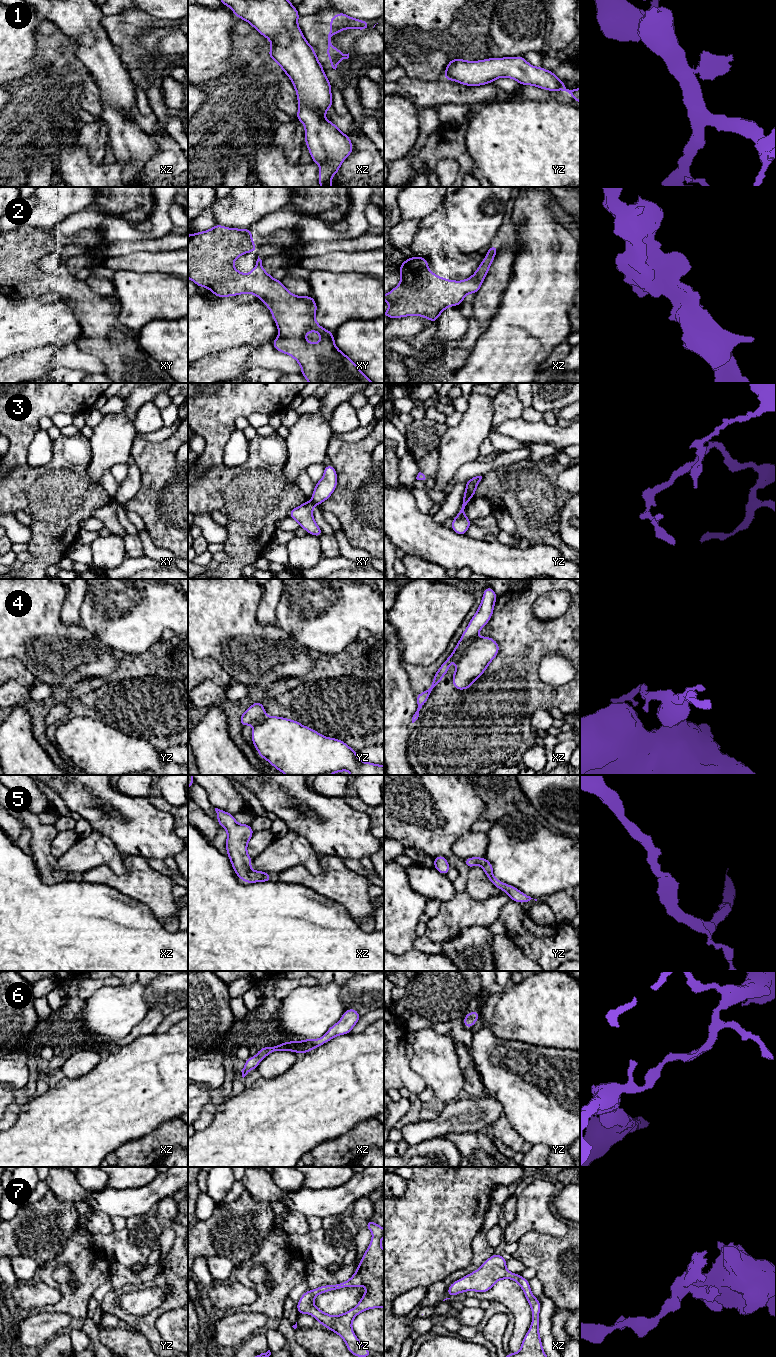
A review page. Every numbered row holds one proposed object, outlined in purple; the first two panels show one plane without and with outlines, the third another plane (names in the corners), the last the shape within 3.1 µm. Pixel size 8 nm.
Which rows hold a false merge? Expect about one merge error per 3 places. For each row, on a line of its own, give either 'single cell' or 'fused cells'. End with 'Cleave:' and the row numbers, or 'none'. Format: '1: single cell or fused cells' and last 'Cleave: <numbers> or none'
1: fused cells
2: single cell
3: fused cells
4: single cell
5: single cell
6: single cell
7: single cell
Cleave: 1, 3

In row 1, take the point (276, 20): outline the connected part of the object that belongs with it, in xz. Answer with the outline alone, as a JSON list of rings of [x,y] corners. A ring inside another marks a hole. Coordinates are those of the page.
[[[220,0],[229,6],[240,19],[250,23],[259,34],[268,38],[272,48],[269,57],[275,60],[290,78],[299,104],[296,118],[305,126],[305,144],[313,163],[320,165],[320,187],[333,187],[332,177],[339,171],[342,162],[353,152],[352,142],[347,134],[325,119],[326,111],[333,107],[331,84],[322,64],[317,60],[314,48],[306,41],[298,26],[298,13],[289,0]]]

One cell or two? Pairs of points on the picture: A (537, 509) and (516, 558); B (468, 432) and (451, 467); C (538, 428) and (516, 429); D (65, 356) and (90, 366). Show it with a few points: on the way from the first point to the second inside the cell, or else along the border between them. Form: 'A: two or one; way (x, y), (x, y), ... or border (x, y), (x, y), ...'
A: two; border (531, 544), (541, 545)
B: one; way (462, 441), (453, 452), (451, 458)
C: one; way (533, 429), (521, 429)
D: one; way (71, 356), (84, 361)

